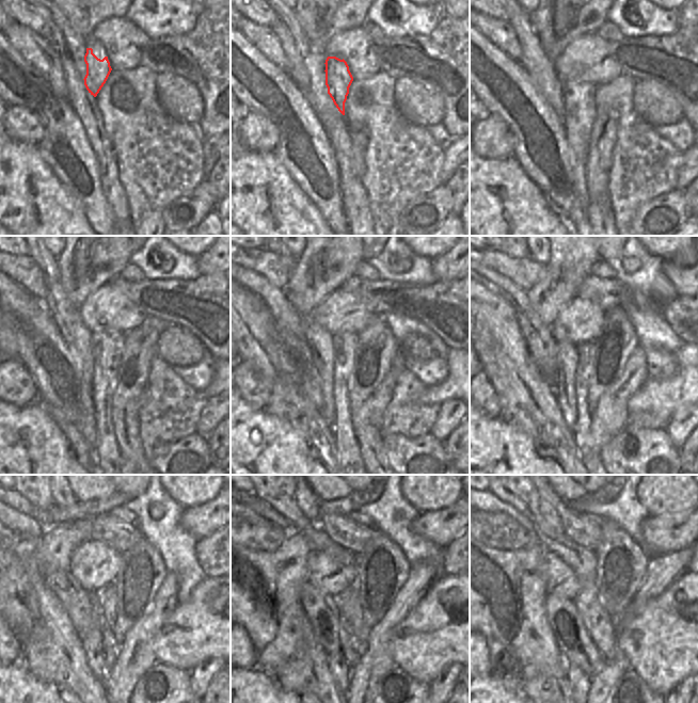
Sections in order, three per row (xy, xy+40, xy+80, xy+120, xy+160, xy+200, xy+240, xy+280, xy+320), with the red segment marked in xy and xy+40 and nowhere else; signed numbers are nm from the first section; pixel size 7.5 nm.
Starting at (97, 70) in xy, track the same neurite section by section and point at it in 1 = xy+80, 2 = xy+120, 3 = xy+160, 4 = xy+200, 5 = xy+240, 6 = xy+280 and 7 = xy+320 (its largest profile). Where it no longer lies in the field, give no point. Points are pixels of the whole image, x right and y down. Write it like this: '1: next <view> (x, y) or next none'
1: next xy+80 (580, 113)
2: next xy+120 (106, 345)
3: next xy+160 (345, 345)
4: next xy+200 (586, 351)
5: next xy+240 (107, 595)
6: next xy+280 (348, 602)
7: next xy+320 (601, 626)

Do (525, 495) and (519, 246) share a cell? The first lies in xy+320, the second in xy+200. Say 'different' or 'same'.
same

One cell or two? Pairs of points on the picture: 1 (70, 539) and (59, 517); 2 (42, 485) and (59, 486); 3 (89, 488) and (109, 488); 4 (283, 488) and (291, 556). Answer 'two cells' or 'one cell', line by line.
1: two cells
2: two cells
3: one cell
4: two cells

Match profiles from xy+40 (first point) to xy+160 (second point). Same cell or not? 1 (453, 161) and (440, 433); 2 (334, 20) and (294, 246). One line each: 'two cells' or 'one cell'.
1: one cell
2: two cells

